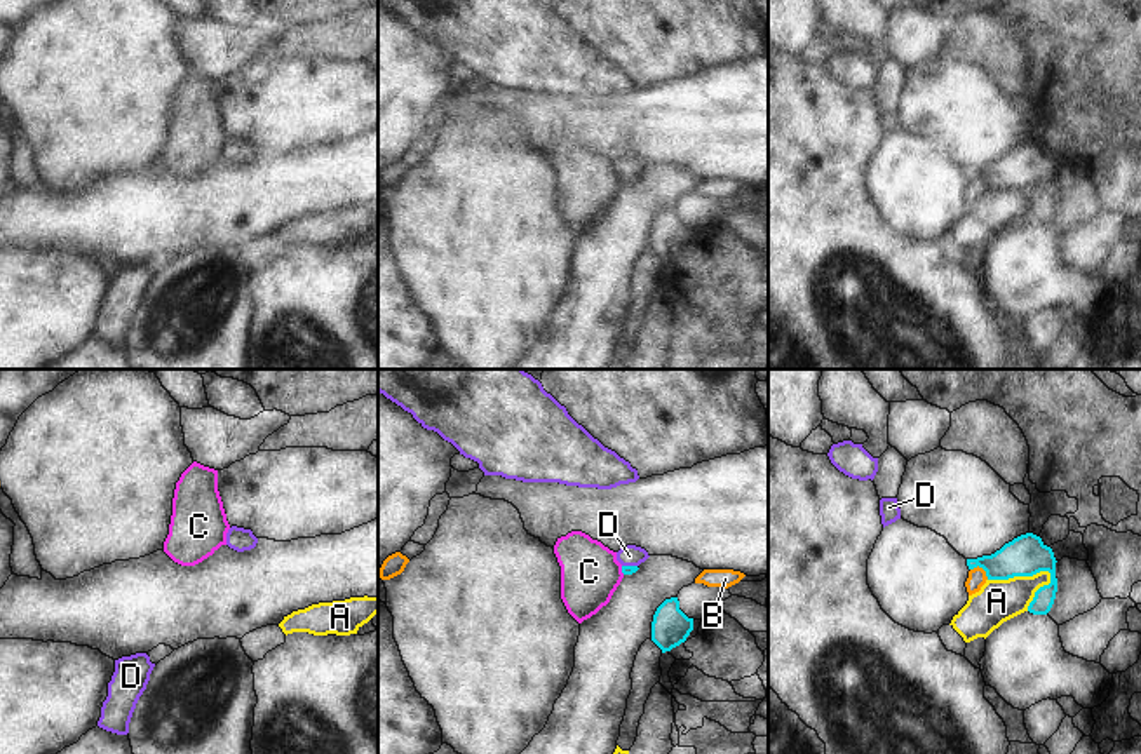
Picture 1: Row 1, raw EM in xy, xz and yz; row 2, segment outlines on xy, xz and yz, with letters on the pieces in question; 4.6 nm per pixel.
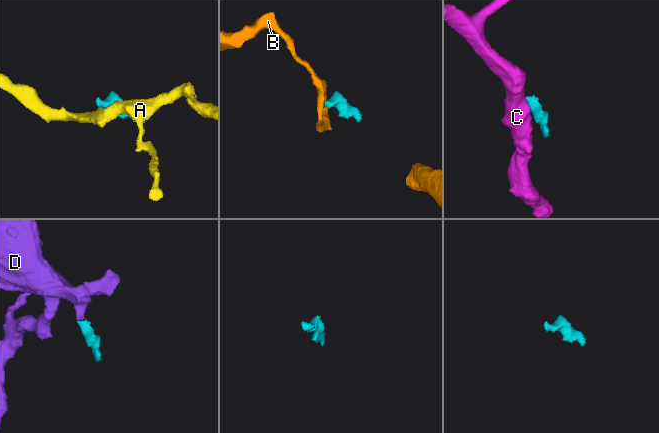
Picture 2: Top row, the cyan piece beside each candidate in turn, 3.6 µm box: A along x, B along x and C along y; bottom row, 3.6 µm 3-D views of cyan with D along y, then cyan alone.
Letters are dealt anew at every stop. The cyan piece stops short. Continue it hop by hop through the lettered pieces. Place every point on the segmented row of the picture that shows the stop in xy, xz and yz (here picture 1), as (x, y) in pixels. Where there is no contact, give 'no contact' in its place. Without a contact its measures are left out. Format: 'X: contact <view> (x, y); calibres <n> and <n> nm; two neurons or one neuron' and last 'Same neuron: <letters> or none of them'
A: contact yz (1019, 575); calibres 190 and 200 nm; two neurons
B: contact yz (981, 566); calibres 190 and 80 nm; two neurons
C: contact xz (622, 570); calibres 50 and 280 nm; two neurons
D: contact xz (629, 566); calibres 50 and 100 nm; one neuron
Same neuron: D

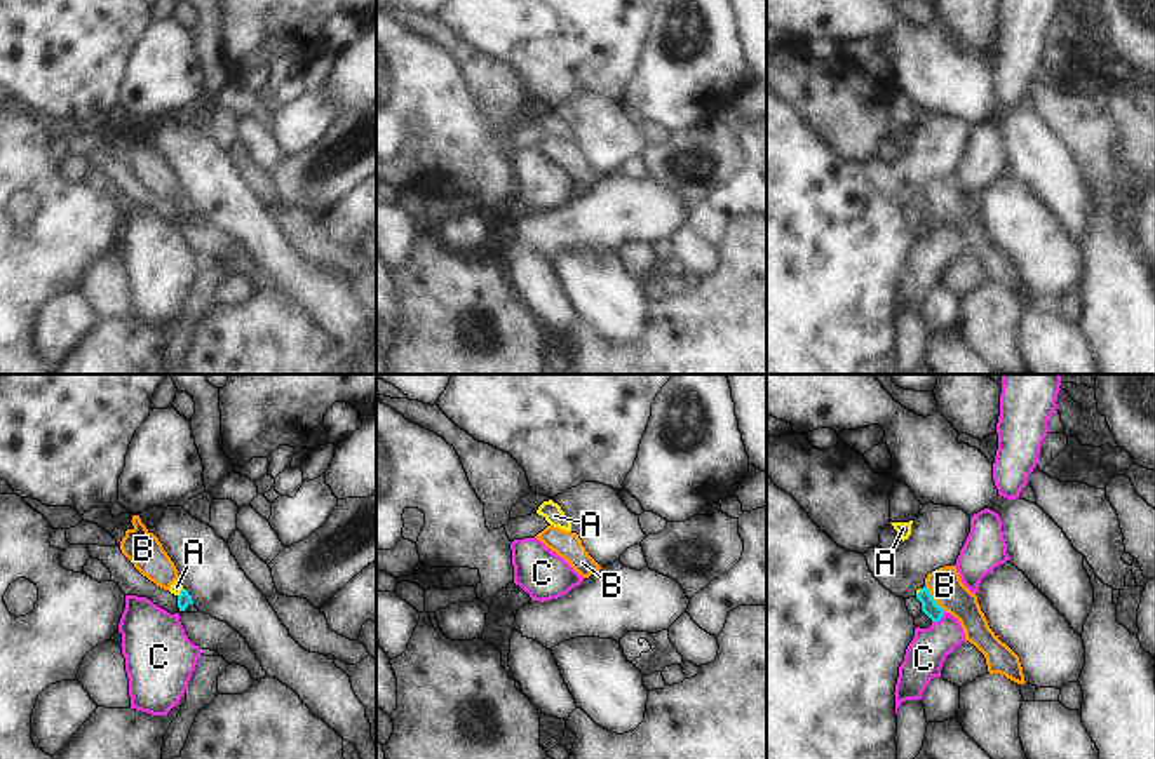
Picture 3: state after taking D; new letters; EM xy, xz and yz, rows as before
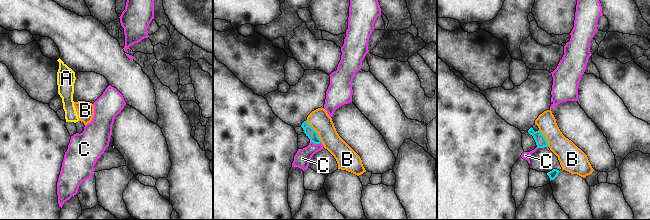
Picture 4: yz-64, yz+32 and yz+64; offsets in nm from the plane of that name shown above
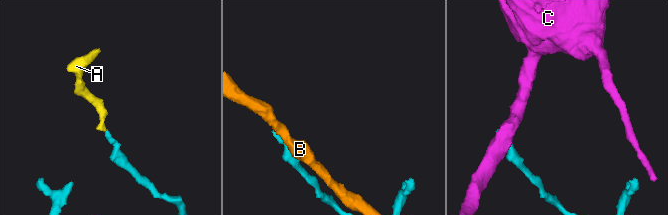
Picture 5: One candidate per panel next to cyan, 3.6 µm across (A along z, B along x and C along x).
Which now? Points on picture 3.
A: contact xy (182, 592); calibres 60 and 60 nm; one neuron
B: contact yz (932, 599); calibres 70 and 160 nm; two neurons
C: contact yz (939, 618); calibres 70 and 180 nm; two neurons
Same neuron: A

